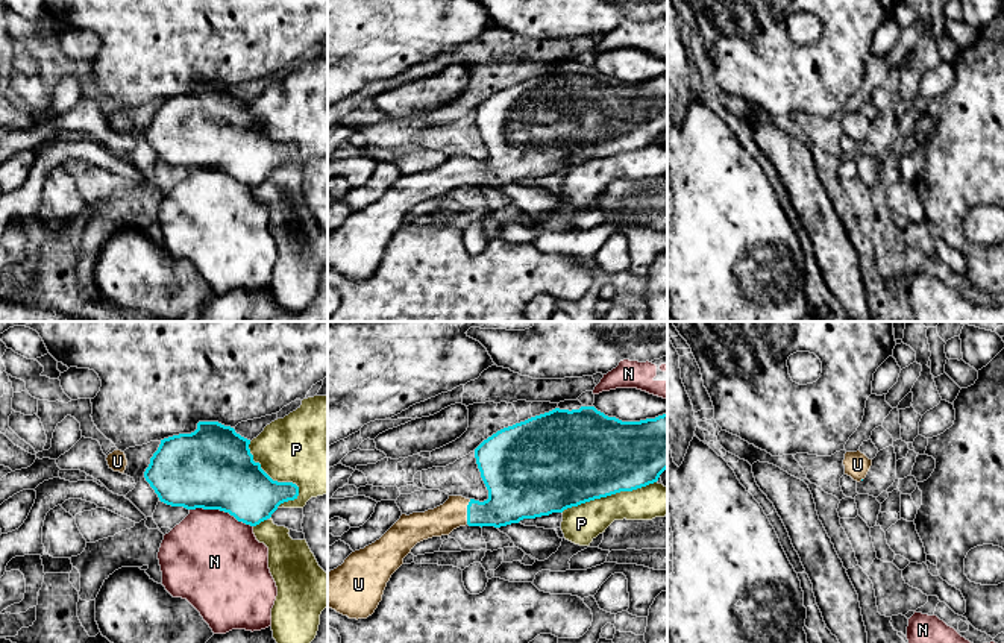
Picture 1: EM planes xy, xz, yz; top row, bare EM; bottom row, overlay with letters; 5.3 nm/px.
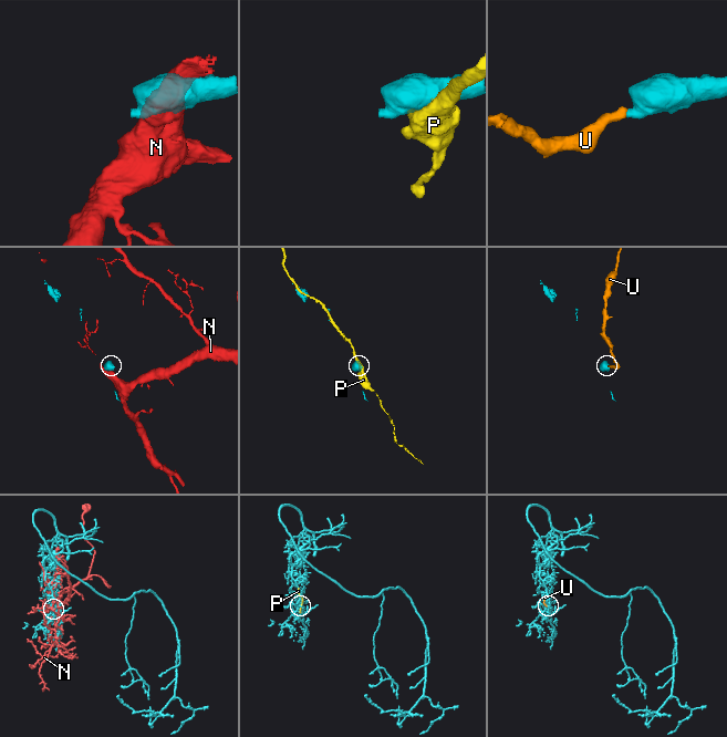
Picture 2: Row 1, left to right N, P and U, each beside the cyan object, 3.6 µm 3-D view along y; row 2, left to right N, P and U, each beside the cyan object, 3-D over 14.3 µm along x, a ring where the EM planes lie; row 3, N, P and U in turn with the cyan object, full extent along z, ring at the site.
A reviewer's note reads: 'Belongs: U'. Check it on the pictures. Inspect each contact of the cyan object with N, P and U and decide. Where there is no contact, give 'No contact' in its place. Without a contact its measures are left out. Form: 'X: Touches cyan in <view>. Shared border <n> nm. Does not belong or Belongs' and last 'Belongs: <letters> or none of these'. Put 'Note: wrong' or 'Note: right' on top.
Note: right
N: Touches cyan in xy. Shared border 340 nm. Does not belong
P: Touches cyan in xy. Shared border 400 nm. Does not belong
U: Touches cyan in xz. Shared border 140 nm. Belongs
Belongs: U

